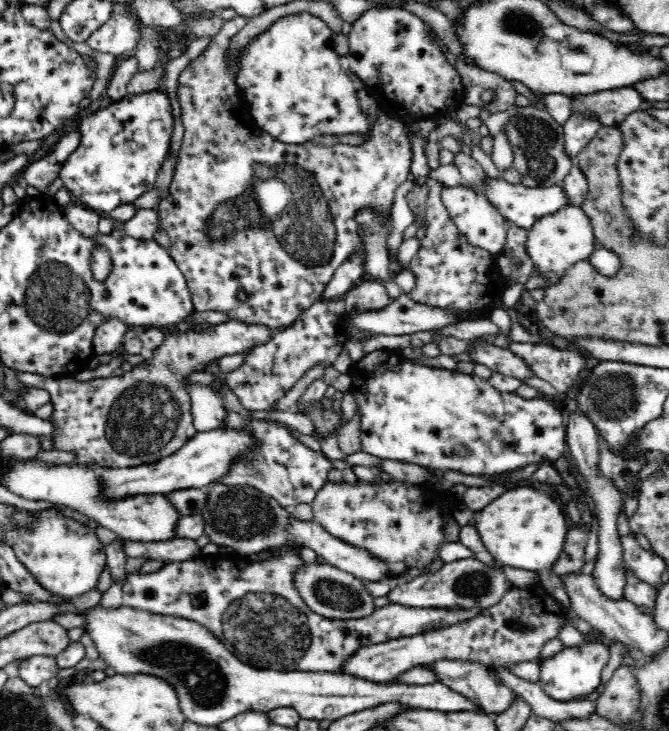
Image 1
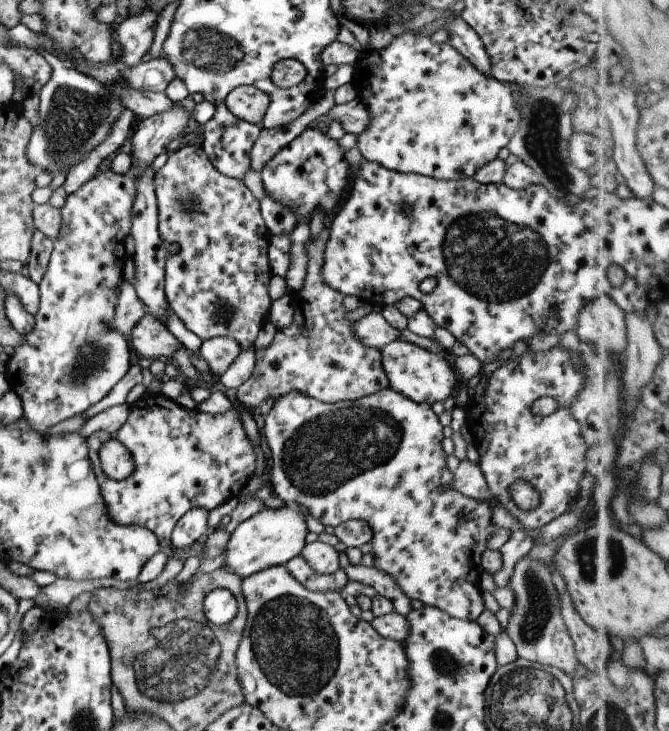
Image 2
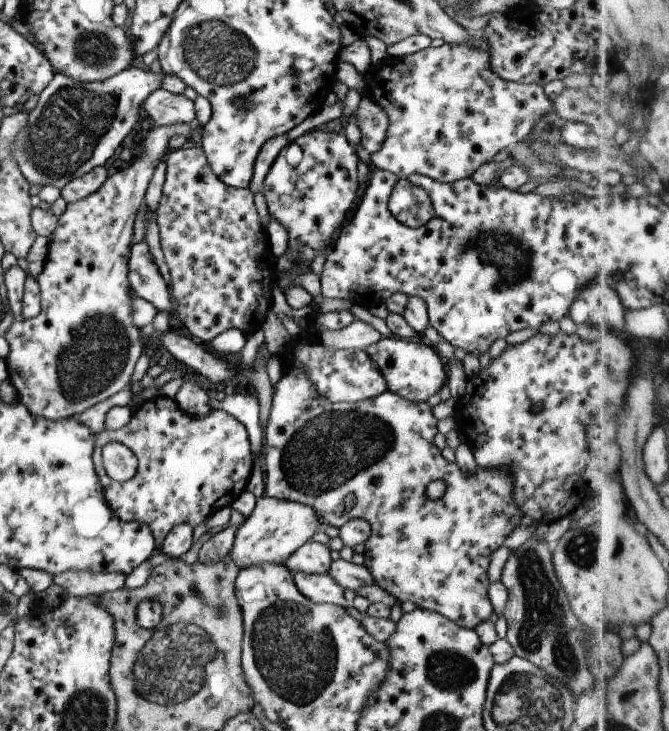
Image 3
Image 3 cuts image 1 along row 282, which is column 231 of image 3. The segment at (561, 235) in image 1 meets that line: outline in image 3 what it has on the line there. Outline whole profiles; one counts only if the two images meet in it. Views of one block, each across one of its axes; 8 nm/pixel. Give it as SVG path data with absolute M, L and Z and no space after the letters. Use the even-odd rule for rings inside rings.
M263 494L256 498L251 513L238 526L229 556L239 569L262 562L284 564L292 552L321 528L315 511L309 505Z

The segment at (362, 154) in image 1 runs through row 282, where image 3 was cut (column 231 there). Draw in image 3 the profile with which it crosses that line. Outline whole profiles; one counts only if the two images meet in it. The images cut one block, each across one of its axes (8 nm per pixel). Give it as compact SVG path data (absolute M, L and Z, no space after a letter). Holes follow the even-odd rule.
M172 148L164 158L166 166L161 196L156 209L159 245L169 271L167 292L175 302L176 317L194 340L207 345L221 332L237 328L249 336L264 324L271 295L276 287L276 256L271 252L266 230L253 204L252 192L223 184L213 174L199 148Z

